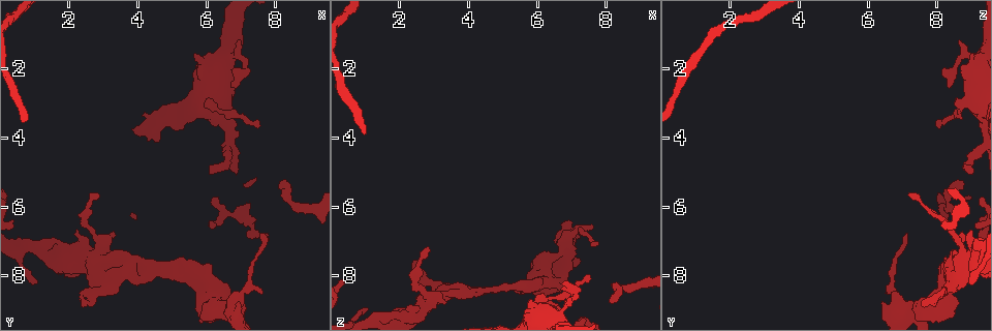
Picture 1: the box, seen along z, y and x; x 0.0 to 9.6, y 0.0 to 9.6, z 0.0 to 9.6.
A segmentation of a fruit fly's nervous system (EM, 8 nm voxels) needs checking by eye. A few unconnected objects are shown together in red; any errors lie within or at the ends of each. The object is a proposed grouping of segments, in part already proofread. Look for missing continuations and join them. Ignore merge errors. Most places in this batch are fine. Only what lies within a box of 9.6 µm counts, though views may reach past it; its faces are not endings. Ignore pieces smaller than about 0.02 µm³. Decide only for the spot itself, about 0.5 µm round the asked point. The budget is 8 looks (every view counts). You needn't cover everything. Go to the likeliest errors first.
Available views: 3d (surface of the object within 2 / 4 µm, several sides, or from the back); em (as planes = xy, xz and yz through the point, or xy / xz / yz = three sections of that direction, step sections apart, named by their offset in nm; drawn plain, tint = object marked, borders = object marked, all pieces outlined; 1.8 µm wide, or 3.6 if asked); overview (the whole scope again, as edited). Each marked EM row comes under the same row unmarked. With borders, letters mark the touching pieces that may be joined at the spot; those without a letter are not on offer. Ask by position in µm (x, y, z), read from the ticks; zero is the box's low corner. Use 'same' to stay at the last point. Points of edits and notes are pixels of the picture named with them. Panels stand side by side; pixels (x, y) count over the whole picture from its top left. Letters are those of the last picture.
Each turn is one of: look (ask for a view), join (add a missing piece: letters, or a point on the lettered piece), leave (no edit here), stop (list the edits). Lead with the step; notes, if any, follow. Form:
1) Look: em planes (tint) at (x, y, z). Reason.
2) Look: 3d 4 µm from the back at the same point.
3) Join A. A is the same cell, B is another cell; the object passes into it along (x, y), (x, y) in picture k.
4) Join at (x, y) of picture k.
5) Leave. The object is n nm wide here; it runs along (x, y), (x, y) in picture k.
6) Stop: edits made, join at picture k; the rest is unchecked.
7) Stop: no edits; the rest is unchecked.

Look: 3d 4 µm at (6.00, 3.00, 8.95). Thick turns thin.

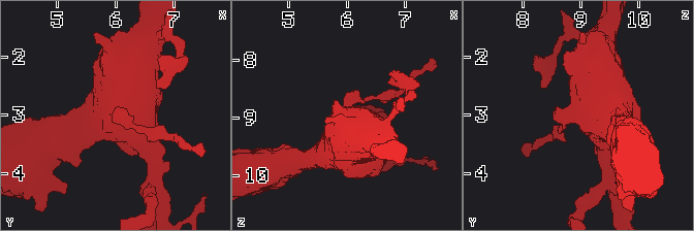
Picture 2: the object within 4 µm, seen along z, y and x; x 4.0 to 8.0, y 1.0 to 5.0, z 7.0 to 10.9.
Look: em xz step 16 (borders) at (6.00, 2.90, 9.00). Now the EM.

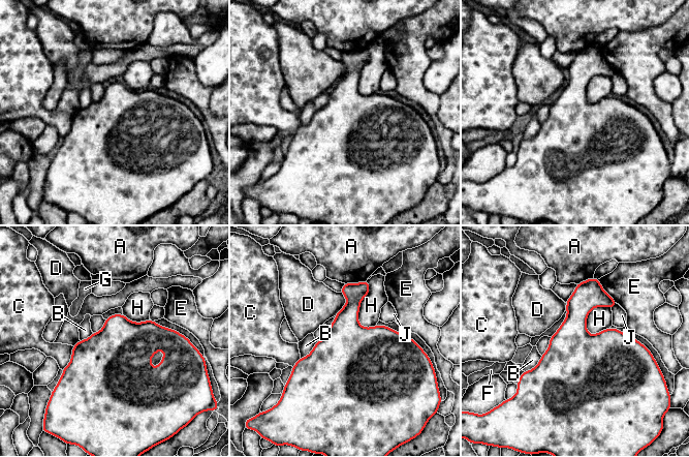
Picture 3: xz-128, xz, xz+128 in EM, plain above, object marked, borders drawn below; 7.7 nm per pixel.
Look: em planes (borders) at the same point. Another direction.

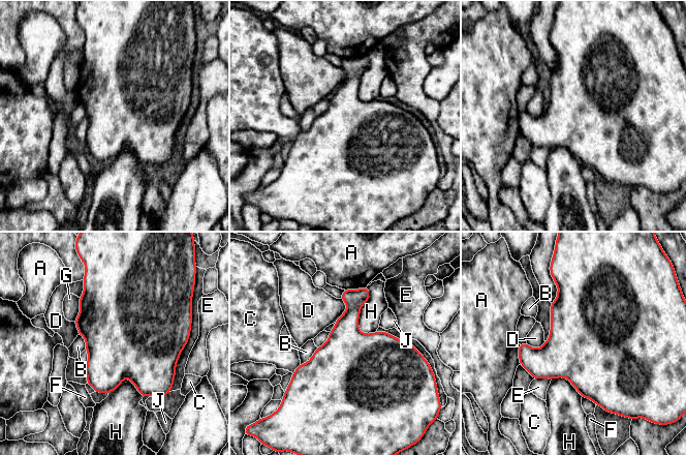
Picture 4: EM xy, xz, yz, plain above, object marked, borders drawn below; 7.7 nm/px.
Leave. The object is 550 nm wide here; A, B, C, D, E, F, G, H and J are other cells; a border runs along (367, 287), (359, 329), (370, 334) in picture 4; none of them fits.

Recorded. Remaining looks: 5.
Look: 3d 4 µm at (6.95, 8.75, 6.35). Thick end.

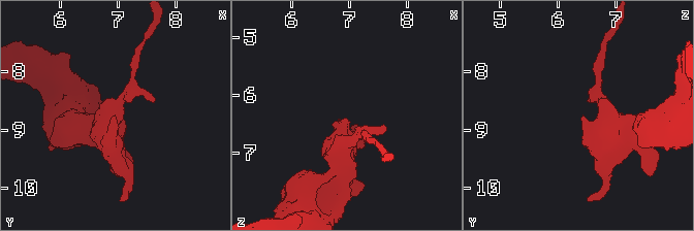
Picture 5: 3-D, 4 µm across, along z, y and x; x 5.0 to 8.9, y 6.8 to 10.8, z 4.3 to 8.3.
Look: em xz step 4 (tint) at (6.90, 8.80, 6.40).

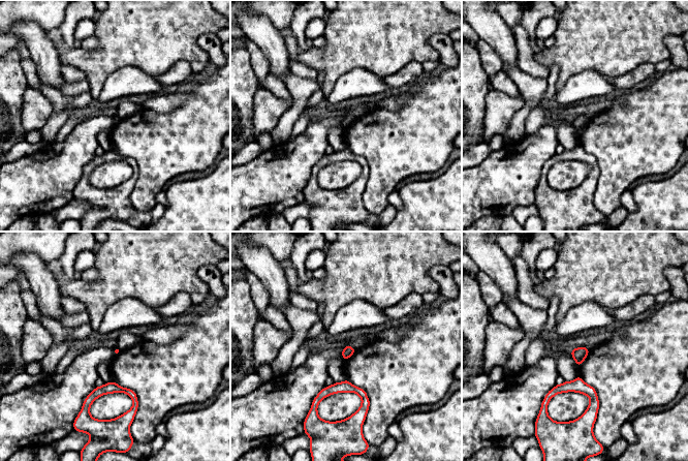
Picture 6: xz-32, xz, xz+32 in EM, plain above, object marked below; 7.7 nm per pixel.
Look: em xz step 4 (borders) at the same point. What lies round it.

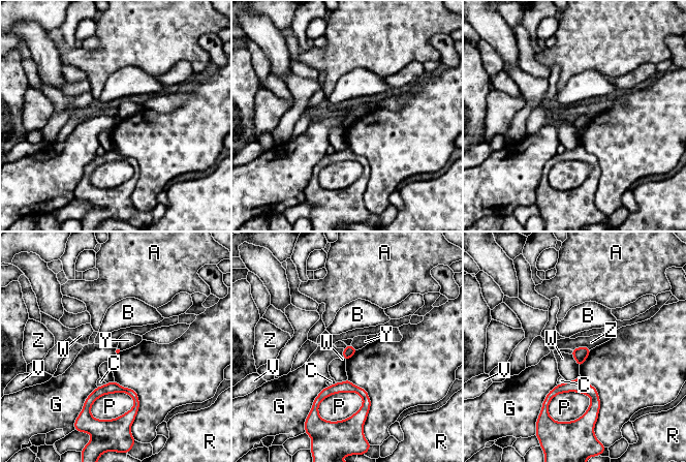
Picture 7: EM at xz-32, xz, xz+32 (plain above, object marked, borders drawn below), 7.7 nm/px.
Leave. A, B, C, G, P, R, V, W, Y and Z are other cells; a border runs along (590, 348), (578, 346), (572, 350) in picture 7; none of them fits.

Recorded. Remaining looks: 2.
Look: em planes (borders) at (1.05, 8.20, 8.90).

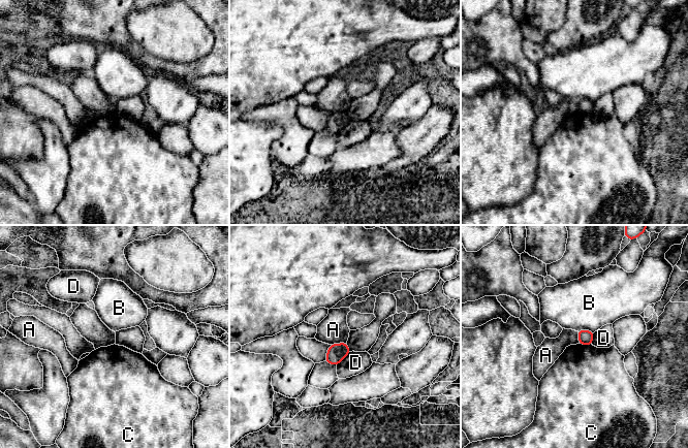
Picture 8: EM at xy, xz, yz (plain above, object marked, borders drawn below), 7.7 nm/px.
Leave. The object is 110 nm wide here; A, B, C and D are other cells; a border runs along (346, 342), (331, 345) in picture 8; no lettered piece goes on from it.

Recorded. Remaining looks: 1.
Stop: no edits; the rest is unchecked.

